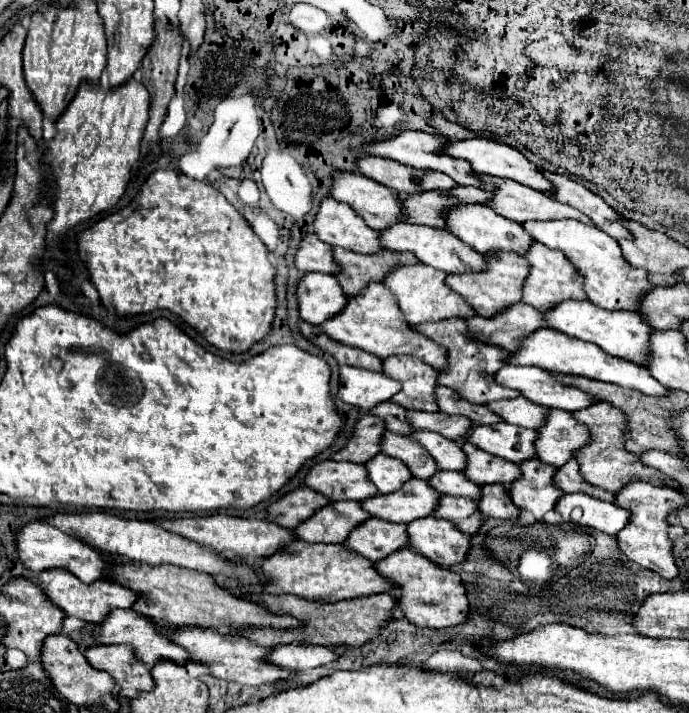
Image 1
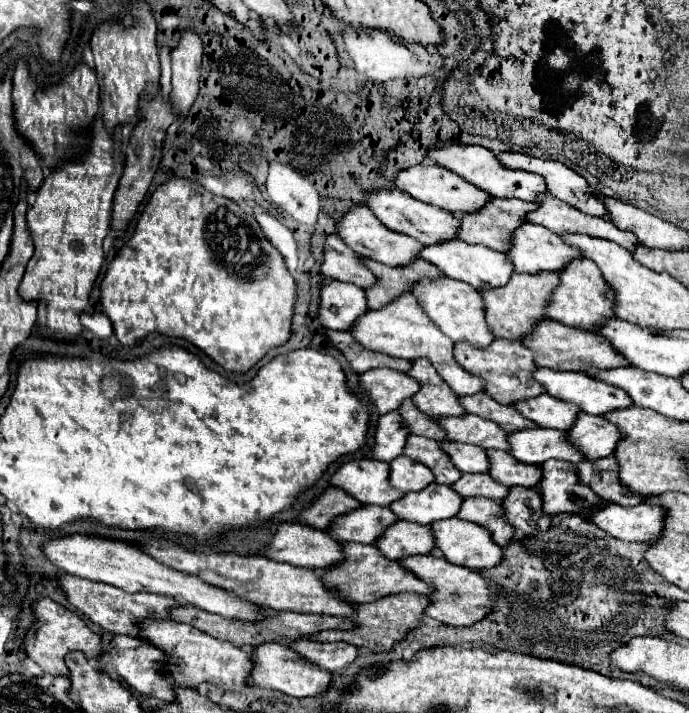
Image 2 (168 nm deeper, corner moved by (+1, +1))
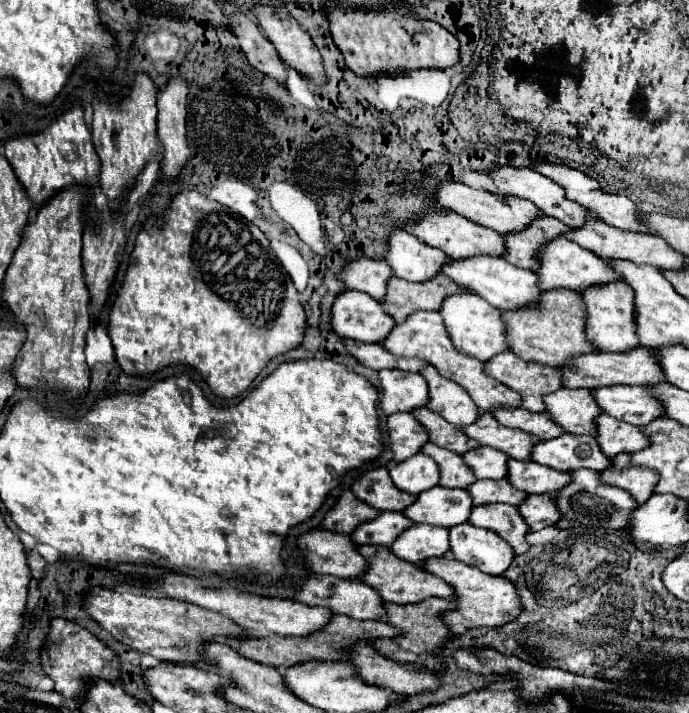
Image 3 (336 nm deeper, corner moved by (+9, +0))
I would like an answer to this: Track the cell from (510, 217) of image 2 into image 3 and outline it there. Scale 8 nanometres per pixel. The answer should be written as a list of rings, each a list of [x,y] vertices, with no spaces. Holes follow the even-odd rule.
[[[535,217],[521,233],[505,233],[505,253],[501,255],[505,261],[509,261],[515,267],[523,269],[537,269],[537,249],[547,243],[549,239],[559,237],[559,233],[565,233],[569,227],[563,221],[557,221],[555,217]]]

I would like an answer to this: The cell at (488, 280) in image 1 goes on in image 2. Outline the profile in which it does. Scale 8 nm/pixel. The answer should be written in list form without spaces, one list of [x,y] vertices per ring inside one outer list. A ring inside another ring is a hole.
[[[539,272],[539,274],[513,274],[507,286],[493,288],[481,292],[485,300],[485,314],[487,314],[487,324],[495,338],[505,338],[511,342],[523,342],[525,336],[529,336],[535,326],[543,320],[547,320],[547,304],[551,300],[553,290],[559,286],[559,276],[551,272]]]

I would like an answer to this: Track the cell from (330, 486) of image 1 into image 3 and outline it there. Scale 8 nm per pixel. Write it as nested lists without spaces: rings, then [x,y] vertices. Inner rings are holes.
[[[375,467],[371,471],[365,471],[353,481],[351,491],[357,499],[365,501],[377,511],[403,511],[415,501],[413,495],[403,493],[393,485],[387,467]]]

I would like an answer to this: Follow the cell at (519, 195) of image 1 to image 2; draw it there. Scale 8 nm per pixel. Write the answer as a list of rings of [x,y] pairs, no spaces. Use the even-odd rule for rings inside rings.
[[[541,196],[537,206],[539,206],[539,210],[529,212],[527,220],[533,224],[545,226],[551,232],[557,232],[561,236],[563,234],[587,234],[593,238],[605,238],[605,240],[611,240],[611,242],[623,246],[629,252],[635,252],[635,248],[641,246],[641,242],[637,240],[637,236],[633,236],[633,232],[619,230],[613,222],[609,222],[605,218],[583,214],[581,210],[577,210],[553,196]]]

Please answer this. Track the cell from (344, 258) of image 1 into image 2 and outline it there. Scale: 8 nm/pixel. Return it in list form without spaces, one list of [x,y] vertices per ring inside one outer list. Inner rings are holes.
[[[421,258],[415,260],[409,268],[385,268],[385,264],[375,262],[375,260],[365,260],[365,264],[377,276],[377,284],[373,288],[365,290],[371,310],[379,310],[379,308],[391,304],[397,296],[411,292],[413,286],[417,282],[421,282],[423,278],[437,280],[437,278],[445,276],[441,270],[437,270],[433,264],[429,264],[427,260],[421,260]]]

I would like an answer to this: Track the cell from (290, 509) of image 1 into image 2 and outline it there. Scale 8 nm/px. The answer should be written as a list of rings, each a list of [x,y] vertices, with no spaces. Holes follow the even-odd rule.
[[[327,488],[319,496],[319,500],[315,500],[305,512],[301,512],[299,520],[313,528],[327,530],[337,516],[343,516],[345,512],[353,512],[357,508],[361,508],[361,502],[357,504],[357,500],[353,496],[349,496],[345,490]]]

